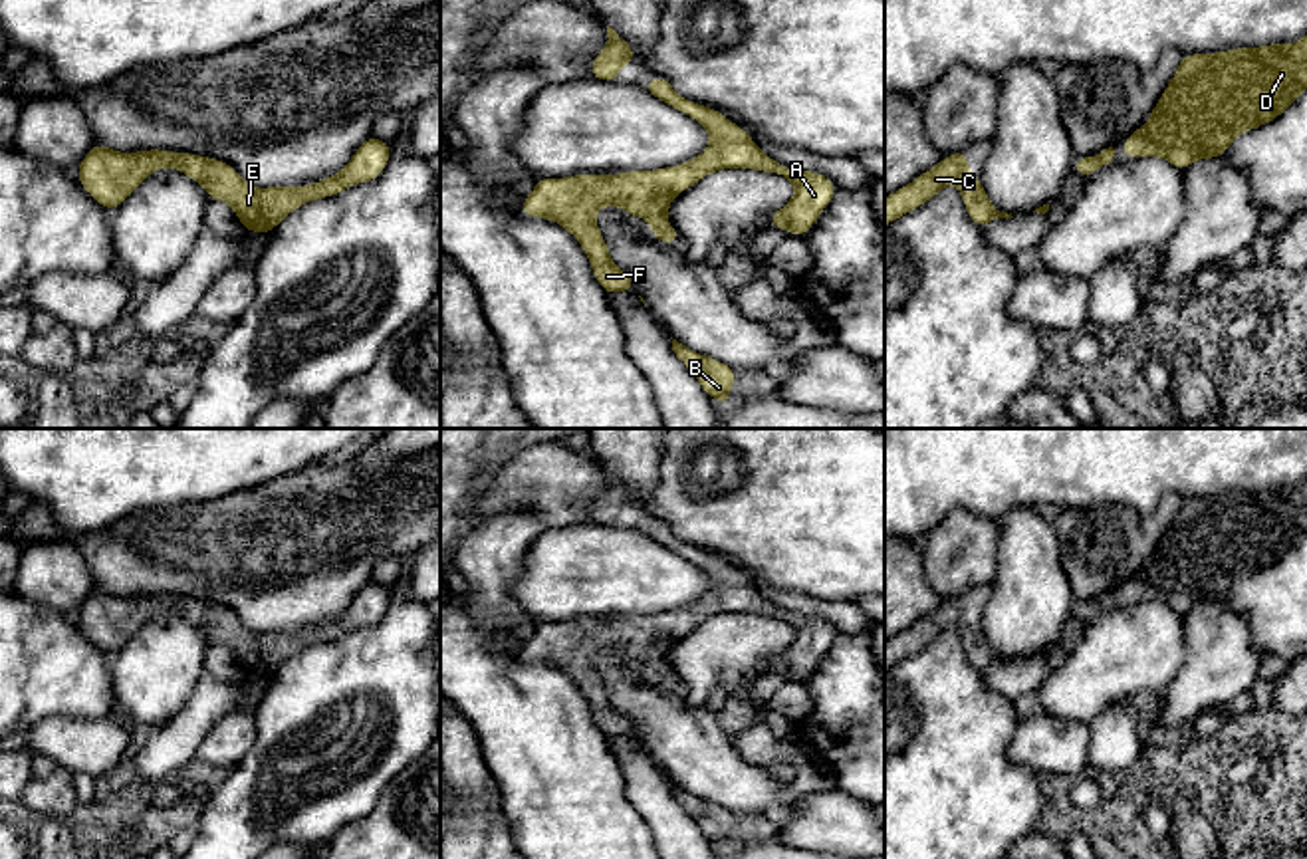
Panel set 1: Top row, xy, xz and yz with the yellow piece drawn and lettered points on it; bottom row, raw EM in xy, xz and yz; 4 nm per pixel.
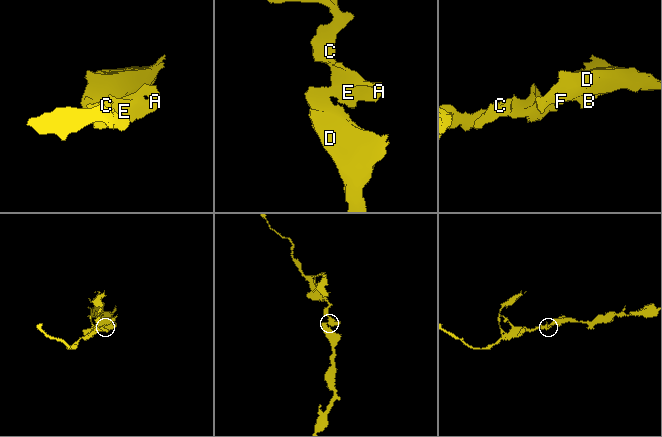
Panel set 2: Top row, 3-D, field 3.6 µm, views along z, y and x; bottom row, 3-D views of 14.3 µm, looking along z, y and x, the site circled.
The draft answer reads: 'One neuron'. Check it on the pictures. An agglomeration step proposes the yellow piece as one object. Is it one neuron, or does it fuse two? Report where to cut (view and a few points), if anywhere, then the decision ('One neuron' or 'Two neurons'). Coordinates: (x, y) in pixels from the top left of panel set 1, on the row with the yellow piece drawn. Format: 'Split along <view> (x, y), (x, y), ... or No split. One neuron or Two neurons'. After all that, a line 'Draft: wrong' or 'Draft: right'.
No split. One neuron
Draft: right

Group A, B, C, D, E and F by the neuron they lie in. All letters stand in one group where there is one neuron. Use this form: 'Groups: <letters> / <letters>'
Groups: A B C D E F

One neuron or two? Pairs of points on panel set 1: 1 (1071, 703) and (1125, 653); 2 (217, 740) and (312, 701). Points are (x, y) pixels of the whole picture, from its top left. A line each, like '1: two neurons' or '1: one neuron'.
1: one neuron
2: two neurons

